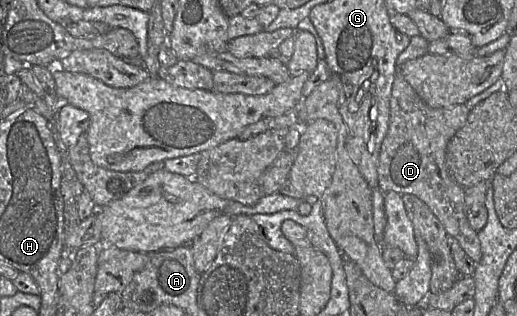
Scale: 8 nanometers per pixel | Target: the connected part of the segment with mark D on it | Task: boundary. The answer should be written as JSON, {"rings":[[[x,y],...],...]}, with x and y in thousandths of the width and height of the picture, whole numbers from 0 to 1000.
{"rings":[[[768,218],[754,307],[754,377],[749,424],[737,456],[729,547],[731,595],[741,608],[762,604],[776,617],[797,614],[814,630],[834,661],[859,715],[872,759],[882,759],[899,801],[919,832],[928,829],[932,797],[925,734],[907,709],[899,649],[899,595],[870,554],[863,525],[863,465],[868,443],[901,389],[909,348],[901,326],[863,342],[828,335],[779,247]]]}

